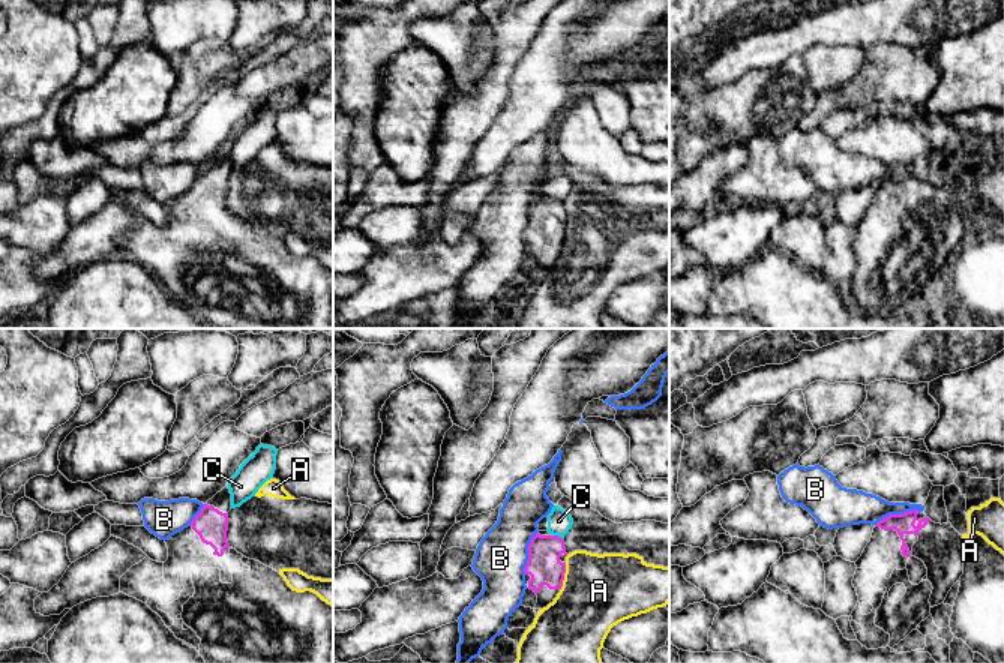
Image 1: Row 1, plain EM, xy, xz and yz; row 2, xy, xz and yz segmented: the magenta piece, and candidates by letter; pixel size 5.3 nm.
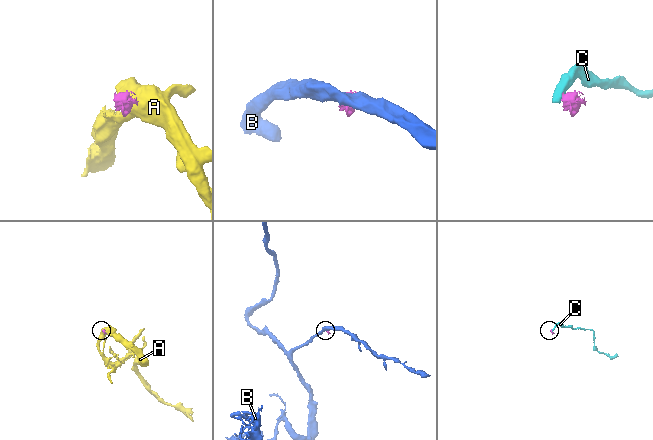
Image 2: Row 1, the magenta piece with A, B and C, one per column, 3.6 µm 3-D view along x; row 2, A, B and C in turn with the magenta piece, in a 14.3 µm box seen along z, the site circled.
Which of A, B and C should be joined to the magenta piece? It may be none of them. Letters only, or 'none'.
none

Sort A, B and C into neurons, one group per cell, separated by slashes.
A / B / C

